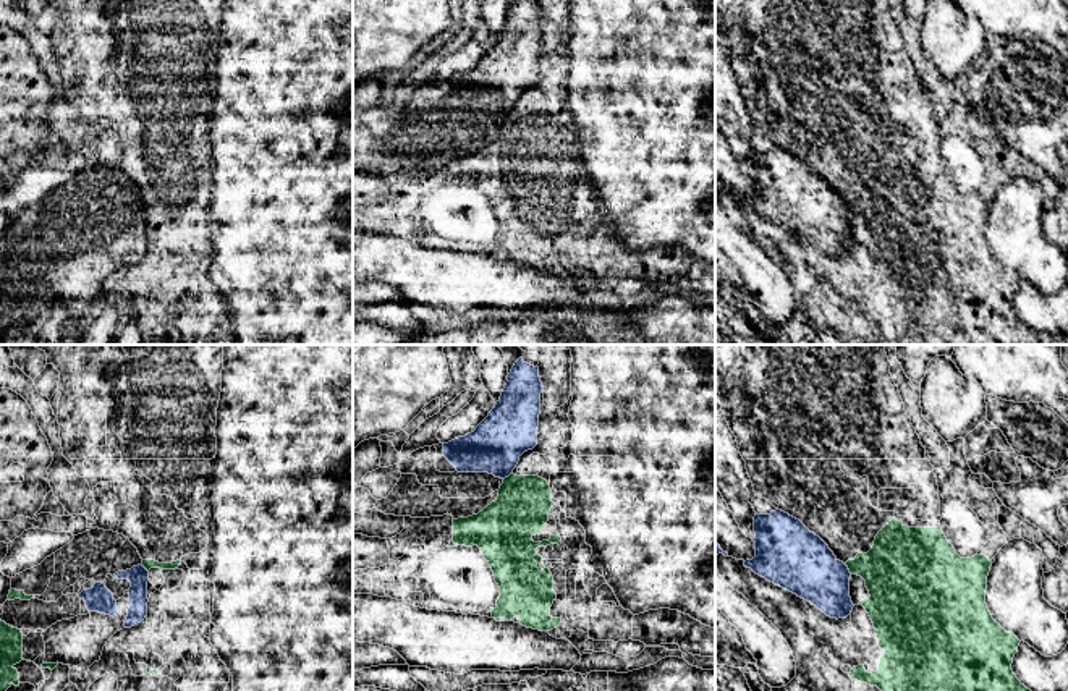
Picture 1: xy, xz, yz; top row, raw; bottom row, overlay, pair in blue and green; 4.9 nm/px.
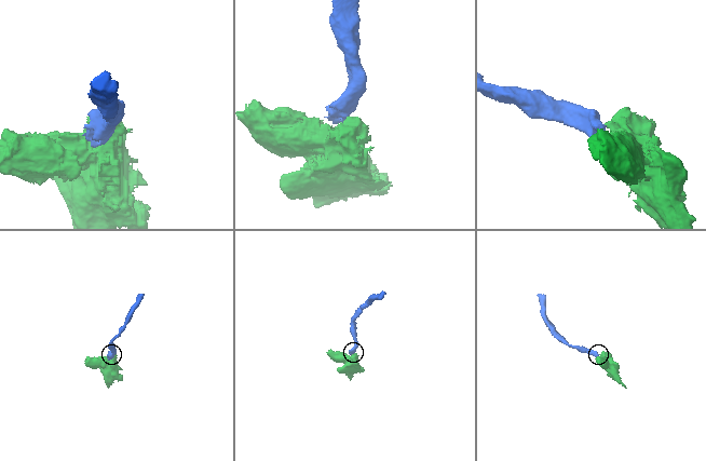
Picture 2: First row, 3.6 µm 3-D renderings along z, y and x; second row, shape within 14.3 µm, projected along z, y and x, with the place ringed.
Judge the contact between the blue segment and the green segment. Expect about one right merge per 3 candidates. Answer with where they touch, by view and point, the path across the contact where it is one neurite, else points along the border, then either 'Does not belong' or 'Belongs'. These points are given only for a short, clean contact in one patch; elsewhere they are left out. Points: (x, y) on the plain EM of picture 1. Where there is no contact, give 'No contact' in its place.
Touches blue at yz (847, 206). Path across: yz (798, 198), (809, 206), (847, 206), (897, 207). Belongs

